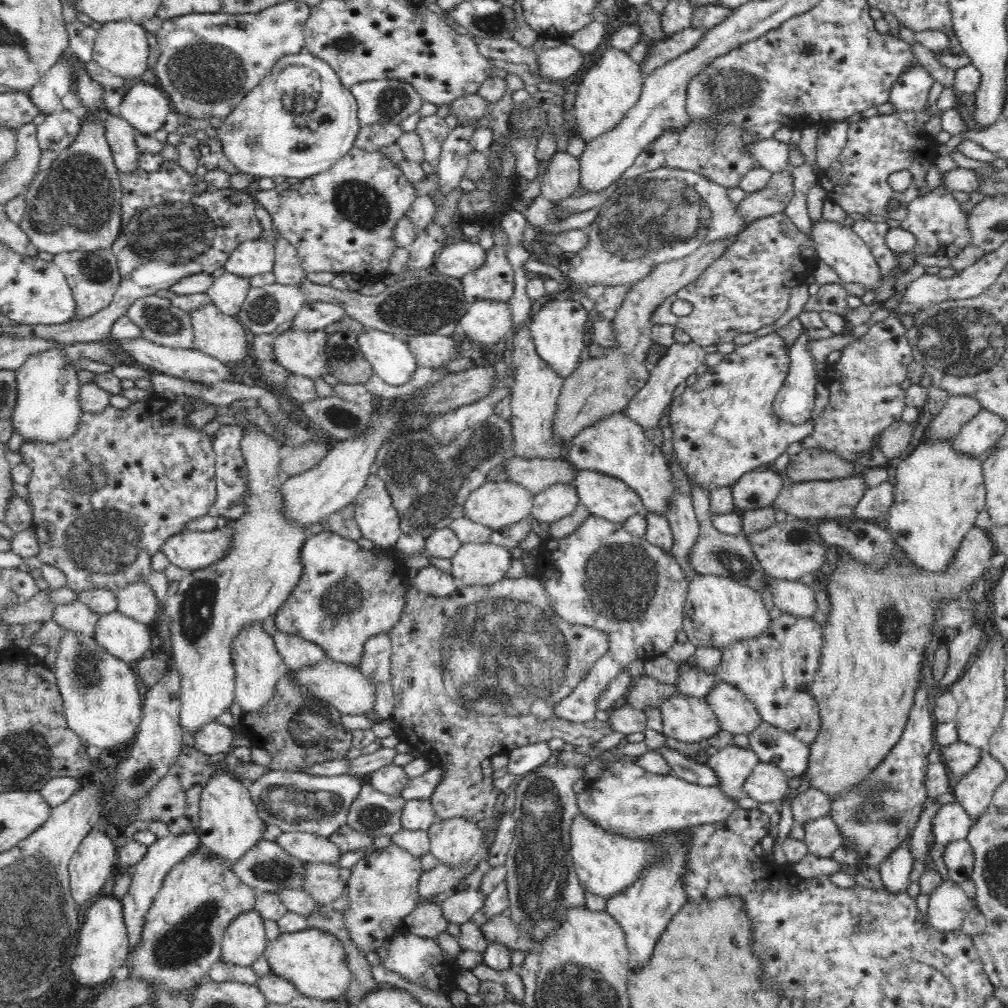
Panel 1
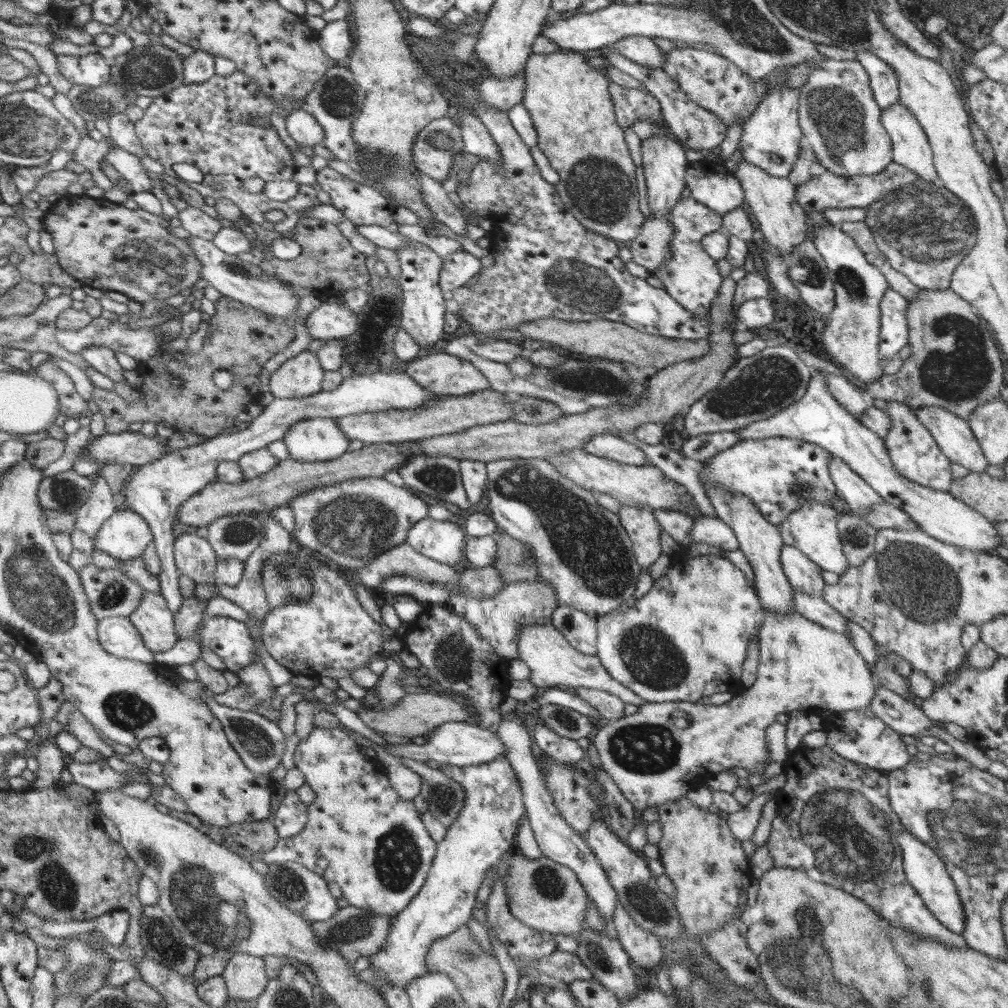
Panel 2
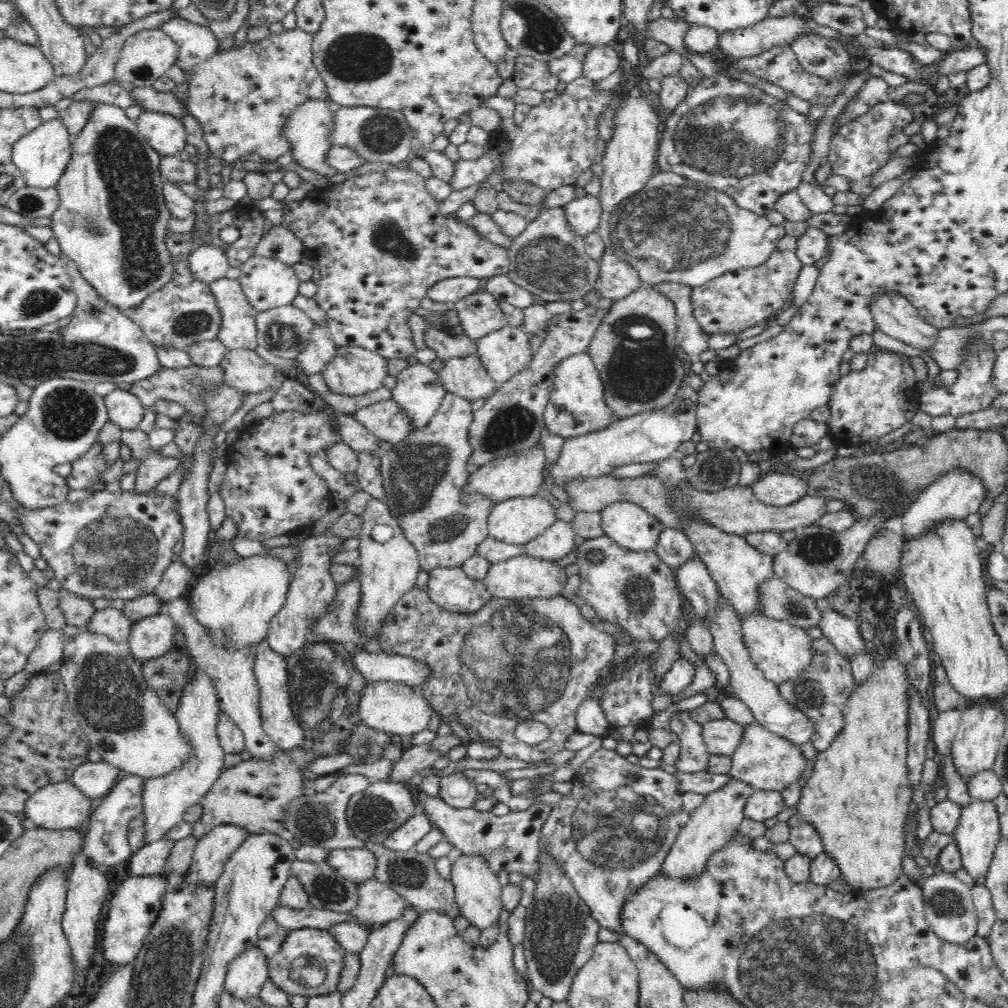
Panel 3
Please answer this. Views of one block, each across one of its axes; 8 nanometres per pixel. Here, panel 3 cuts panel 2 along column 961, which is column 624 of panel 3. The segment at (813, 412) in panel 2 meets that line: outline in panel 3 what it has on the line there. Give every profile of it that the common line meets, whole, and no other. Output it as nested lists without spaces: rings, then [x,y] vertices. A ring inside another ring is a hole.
[[[618,501],[601,510],[601,527],[616,544],[632,551],[655,550],[663,524],[644,507]]]

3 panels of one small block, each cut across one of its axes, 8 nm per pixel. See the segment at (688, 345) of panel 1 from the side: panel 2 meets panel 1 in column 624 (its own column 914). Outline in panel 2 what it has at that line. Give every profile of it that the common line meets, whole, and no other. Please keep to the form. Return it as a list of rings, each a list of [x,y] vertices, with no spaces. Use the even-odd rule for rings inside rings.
[[[926,405],[925,407],[918,407],[913,409],[913,413],[931,432],[940,450],[951,463],[966,467],[970,473],[984,473],[984,469],[990,466],[966,419],[960,418],[953,412],[939,406]]]

